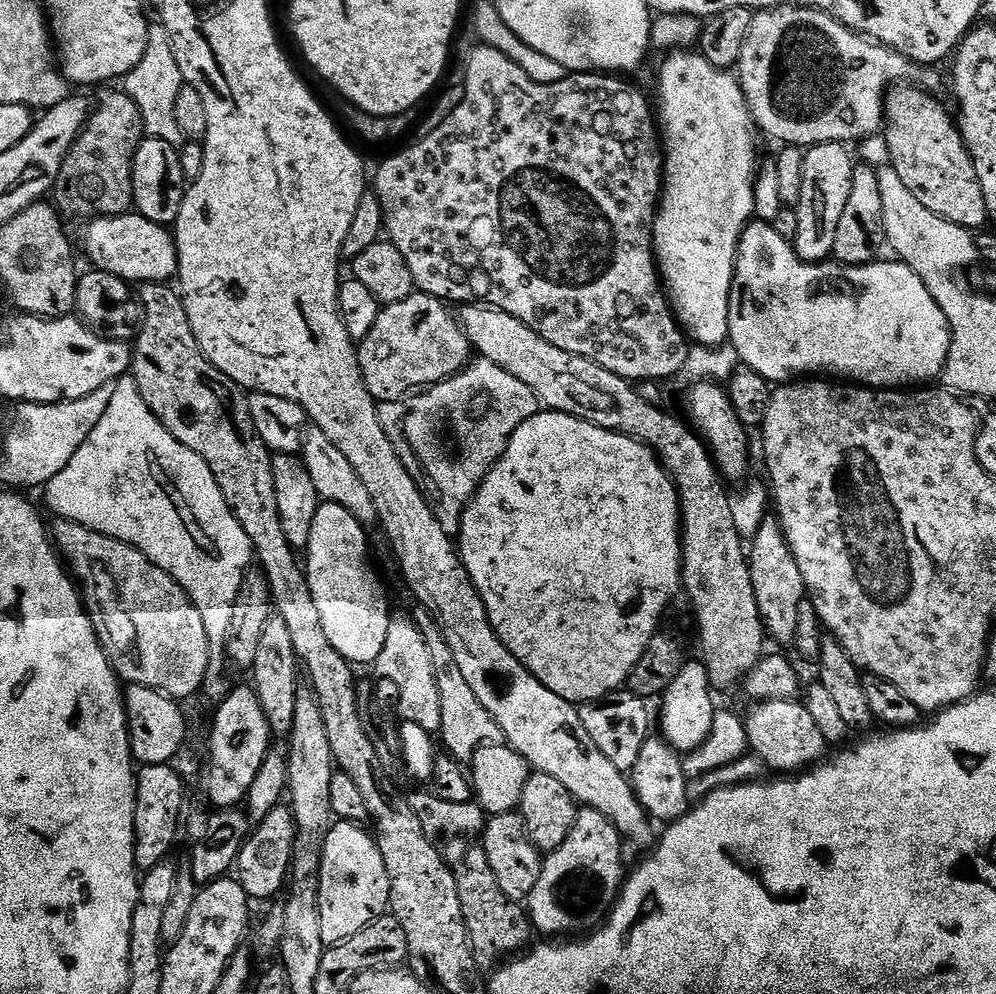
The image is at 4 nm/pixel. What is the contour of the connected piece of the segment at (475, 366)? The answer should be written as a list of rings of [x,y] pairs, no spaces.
[[[476,358],[463,372],[457,372],[447,380],[402,400],[383,401],[378,411],[394,450],[402,458],[406,470],[412,475],[420,491],[428,497],[428,505],[434,510],[438,522],[442,522],[442,530],[456,534],[460,531],[464,509],[468,507],[488,471],[502,458],[514,430],[518,430],[522,422],[534,418],[541,408],[540,400],[534,390],[526,386],[526,382],[518,382],[514,374],[502,370],[502,366],[494,366],[494,362]]]

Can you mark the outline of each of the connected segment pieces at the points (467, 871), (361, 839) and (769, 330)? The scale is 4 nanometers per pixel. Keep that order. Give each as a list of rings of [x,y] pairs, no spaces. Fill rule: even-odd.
[[[479,843],[470,845],[456,861],[451,861],[450,867],[456,873],[462,914],[468,927],[468,941],[481,969],[495,969],[501,962],[527,949],[530,944],[528,939],[534,936],[529,913],[523,903],[513,902],[502,894],[502,886],[498,886],[498,878],[494,878],[494,870],[490,870],[484,847]]]
[[[337,819],[335,823],[331,825],[323,833],[322,839],[324,839],[324,845],[320,848],[320,874],[318,873],[318,885],[319,885],[319,899],[320,899],[320,914],[321,914],[321,930],[322,930],[322,942],[326,946],[333,944],[341,944],[346,942],[346,938],[354,938],[354,934],[358,934],[358,930],[366,930],[366,926],[370,926],[370,922],[374,922],[378,917],[385,915],[390,908],[390,878],[388,877],[388,871],[386,870],[386,862],[382,862],[382,850],[379,843],[371,831],[368,832],[364,829],[365,825],[360,822],[353,822],[351,820]]]
[[[749,223],[736,256],[728,319],[728,340],[737,348],[741,365],[769,382],[792,382],[813,374],[832,374],[828,372],[837,372],[840,375],[837,377],[866,388],[889,390],[935,381],[932,379],[943,373],[950,354],[952,328],[911,266],[888,259],[881,258],[874,264],[806,264],[797,256],[793,241],[782,238],[775,226]]]

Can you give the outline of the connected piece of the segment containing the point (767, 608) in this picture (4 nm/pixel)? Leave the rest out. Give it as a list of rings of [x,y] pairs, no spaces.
[[[775,515],[766,516],[757,536],[750,541],[748,569],[765,633],[780,644],[791,645],[798,634],[798,606],[806,599],[806,589],[802,570],[798,570],[792,547],[788,545],[784,529]]]

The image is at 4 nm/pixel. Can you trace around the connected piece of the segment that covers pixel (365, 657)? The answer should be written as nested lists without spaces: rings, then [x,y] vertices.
[[[321,503],[318,514],[314,514],[314,526],[310,529],[310,542],[306,549],[306,571],[310,582],[310,594],[314,594],[314,602],[318,606],[318,614],[322,617],[322,627],[326,630],[326,638],[330,638],[330,646],[342,654],[349,664],[375,665],[378,654],[386,646],[386,630],[390,630],[393,613],[388,612],[388,596],[384,593],[384,584],[368,557],[368,536],[365,525],[361,524],[350,510],[337,504]]]

